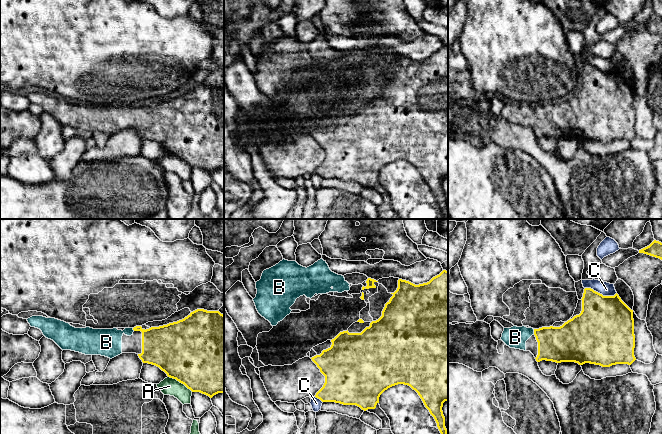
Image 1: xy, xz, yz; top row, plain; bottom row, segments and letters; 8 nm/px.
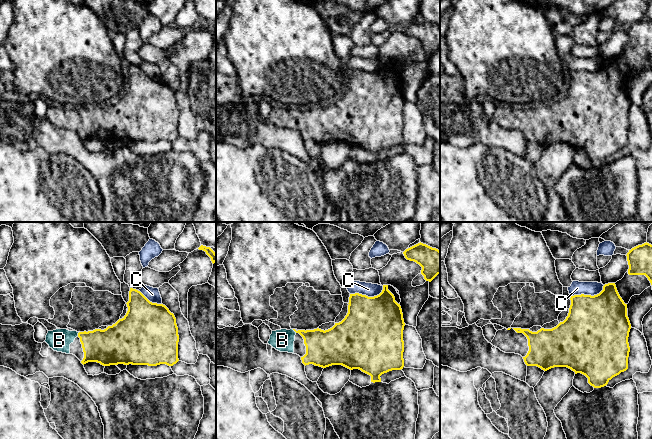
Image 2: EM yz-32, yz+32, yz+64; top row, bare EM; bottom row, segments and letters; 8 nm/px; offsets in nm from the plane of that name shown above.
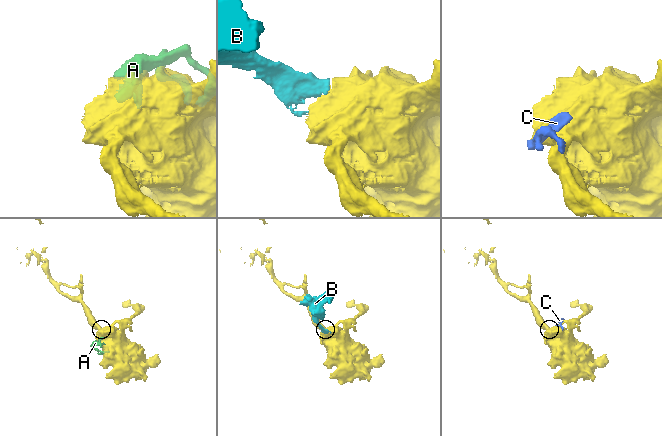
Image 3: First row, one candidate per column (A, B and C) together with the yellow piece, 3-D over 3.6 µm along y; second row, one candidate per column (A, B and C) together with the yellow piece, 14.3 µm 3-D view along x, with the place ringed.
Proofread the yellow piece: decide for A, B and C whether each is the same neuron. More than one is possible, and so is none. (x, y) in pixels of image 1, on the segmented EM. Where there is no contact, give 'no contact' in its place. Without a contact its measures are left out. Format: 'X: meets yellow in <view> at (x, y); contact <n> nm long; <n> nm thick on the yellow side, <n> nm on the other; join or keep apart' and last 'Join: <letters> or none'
A: meets yellow in xy at (180, 382); contact 240 nm long; 500 nm thick on the yellow side, 140 nm on the other; keep apart
B: meets yellow in yz at (534, 331); contact 40 nm long; 280 nm thick on the yellow side, 180 nm on the other; join
C: meets yellow in yz at (601, 294); contact 260 nm long; 440 nm thick on the yellow side, 110 nm on the other; keep apart
Join: B

